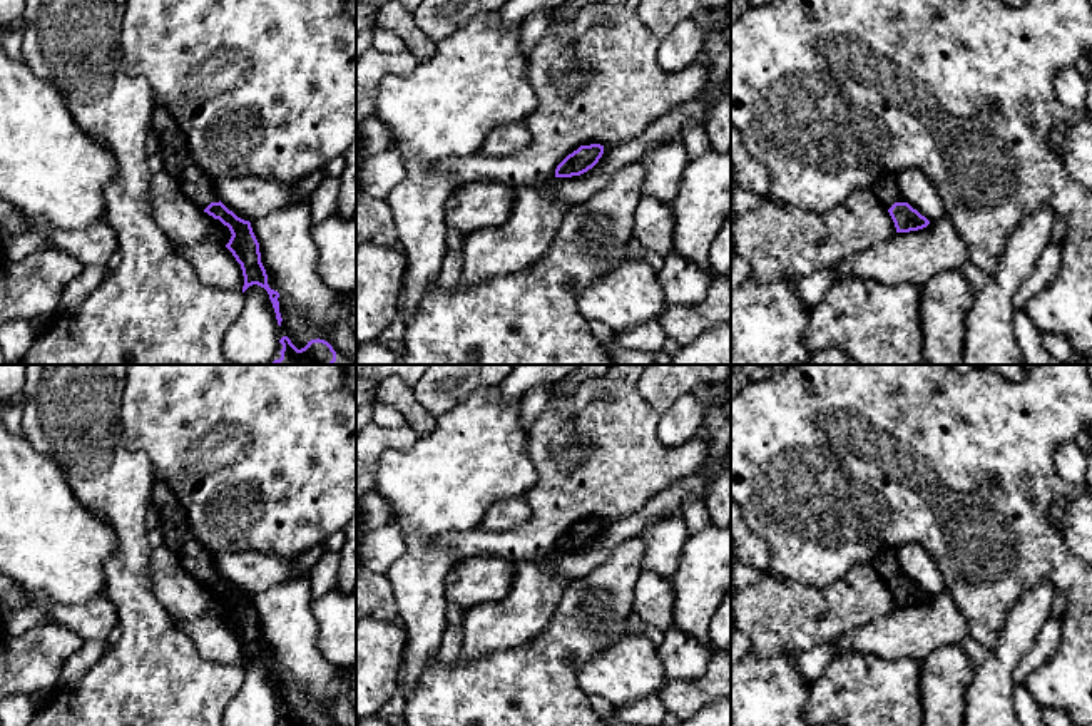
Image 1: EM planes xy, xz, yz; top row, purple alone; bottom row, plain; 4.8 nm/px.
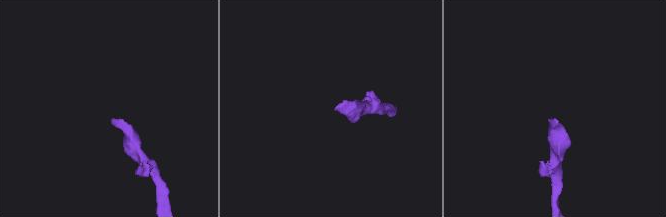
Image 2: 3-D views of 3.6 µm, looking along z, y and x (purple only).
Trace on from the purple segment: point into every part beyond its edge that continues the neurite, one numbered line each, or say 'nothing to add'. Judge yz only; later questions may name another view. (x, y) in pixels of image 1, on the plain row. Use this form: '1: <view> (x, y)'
1: yz (885, 562)

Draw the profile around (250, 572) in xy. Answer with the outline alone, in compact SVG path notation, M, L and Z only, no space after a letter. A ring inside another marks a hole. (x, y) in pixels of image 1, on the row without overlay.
M217 552L212 555L219 575L244 596L256 596L293 575L296 557L261 552Z

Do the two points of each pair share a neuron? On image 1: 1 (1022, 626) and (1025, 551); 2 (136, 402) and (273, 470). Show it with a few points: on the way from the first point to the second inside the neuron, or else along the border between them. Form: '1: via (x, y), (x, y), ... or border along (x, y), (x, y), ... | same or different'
1: border along (1054, 586), (1030, 586), (1002, 624) | different
2: via (169, 402), (204, 402), (239, 437) | same

